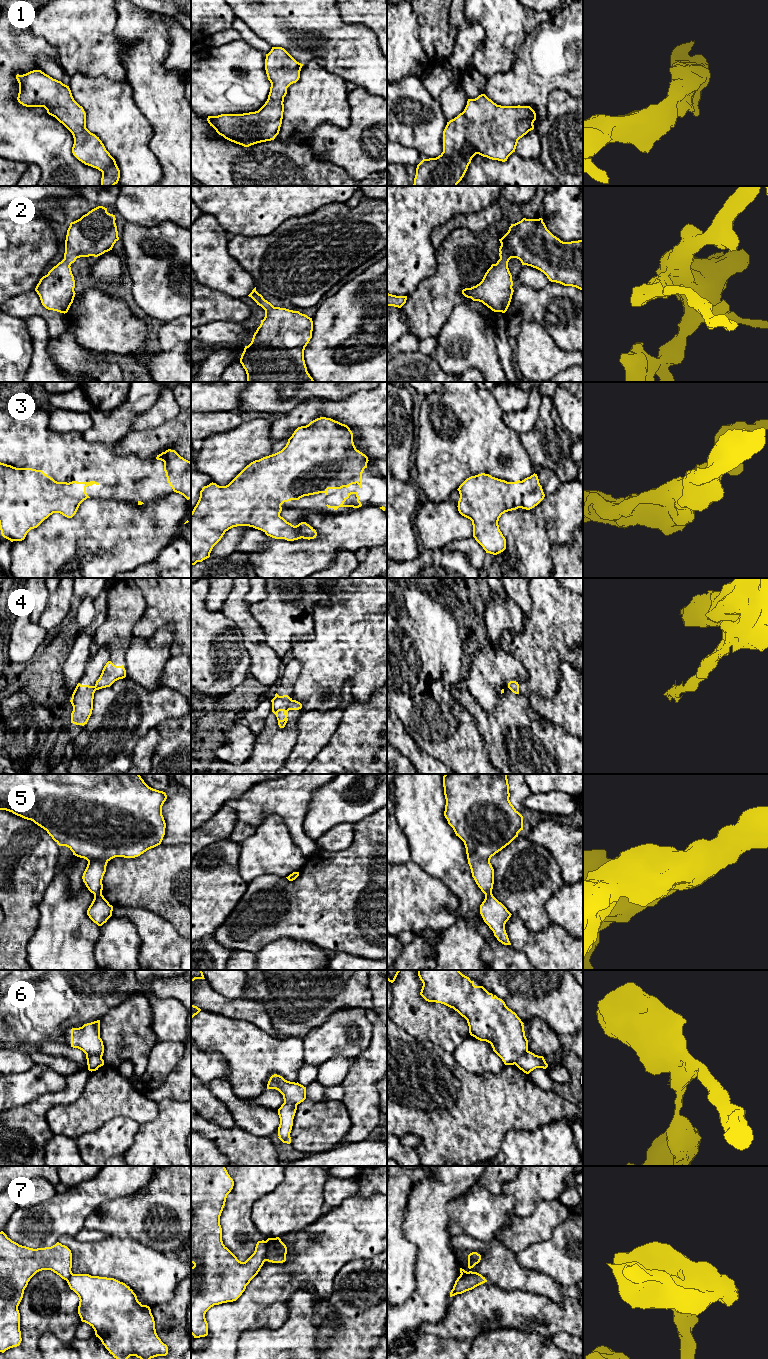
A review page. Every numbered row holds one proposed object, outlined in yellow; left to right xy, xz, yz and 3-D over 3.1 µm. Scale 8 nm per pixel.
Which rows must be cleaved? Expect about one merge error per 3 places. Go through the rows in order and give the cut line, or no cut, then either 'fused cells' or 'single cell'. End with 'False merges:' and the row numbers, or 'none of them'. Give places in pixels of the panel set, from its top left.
1: no cut | single cell
2: no cut | single cell
3: no cut | single cell
4: xz (292, 700), (288, 709) | fused cells
5: xy (101, 893), (94, 895) | fused cells
6: xy (86, 1054), (98, 1055), (101, 1058) | fused cells
7: xz (265, 1241), (266, 1260) | fused cells
False merges: 4, 5, 6, 7

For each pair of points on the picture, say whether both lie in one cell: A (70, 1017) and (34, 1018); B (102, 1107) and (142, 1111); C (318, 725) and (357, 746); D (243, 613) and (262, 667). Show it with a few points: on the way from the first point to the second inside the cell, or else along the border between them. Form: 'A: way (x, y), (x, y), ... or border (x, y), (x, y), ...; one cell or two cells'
A: way (61, 1017), (43, 1017); one cell
B: way (112, 1106), (132, 1106); one cell
C: border (343, 711), (335, 732), (319, 751); two cells
D: way (249, 626), (249, 642), (261, 654); one cell

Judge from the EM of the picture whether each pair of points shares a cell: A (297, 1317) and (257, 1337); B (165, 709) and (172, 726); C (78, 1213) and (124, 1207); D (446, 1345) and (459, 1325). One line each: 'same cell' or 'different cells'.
A: same cell
B: different cells
C: different cells
D: different cells

